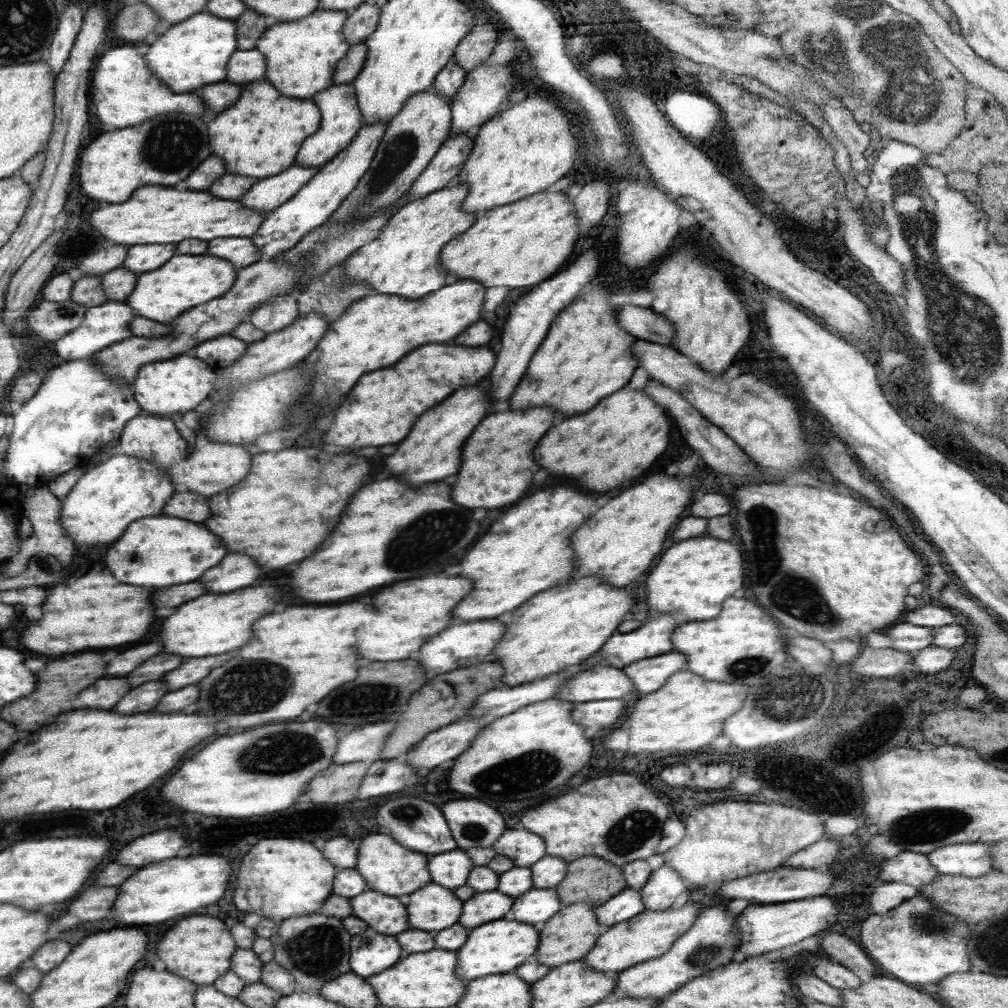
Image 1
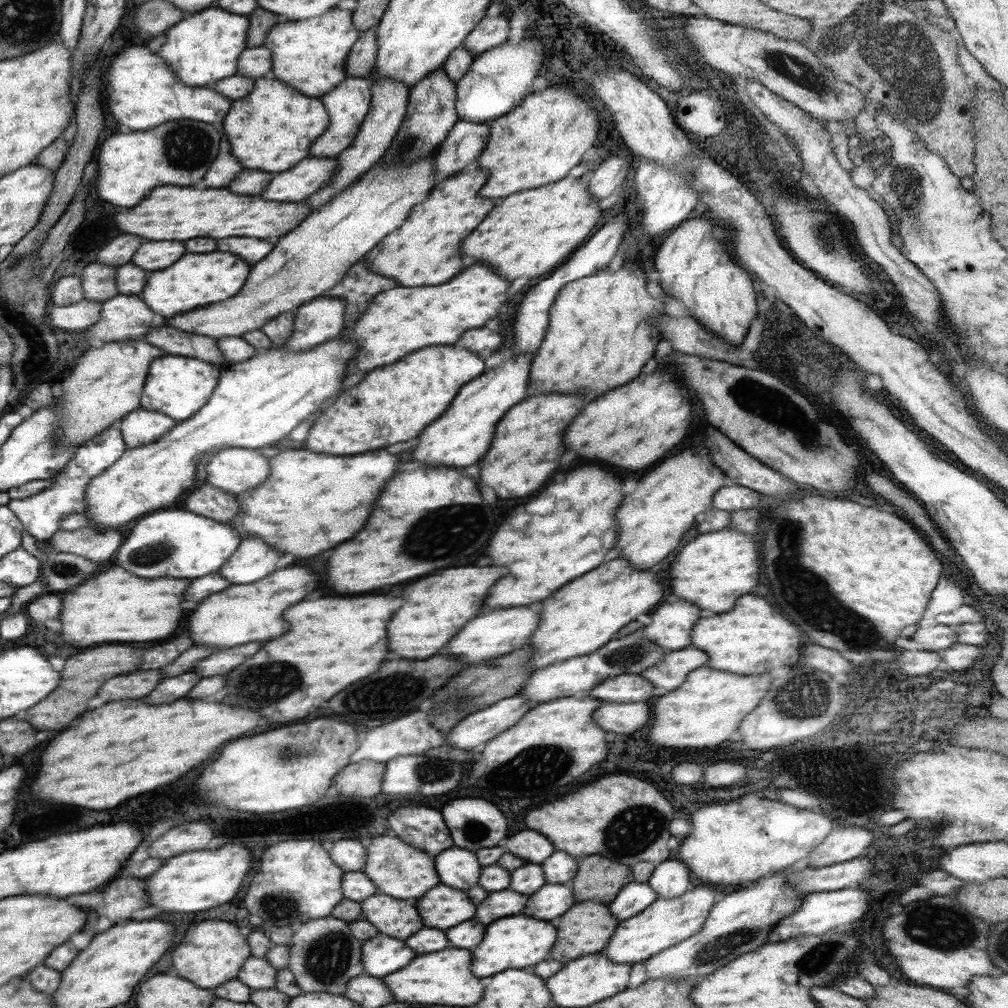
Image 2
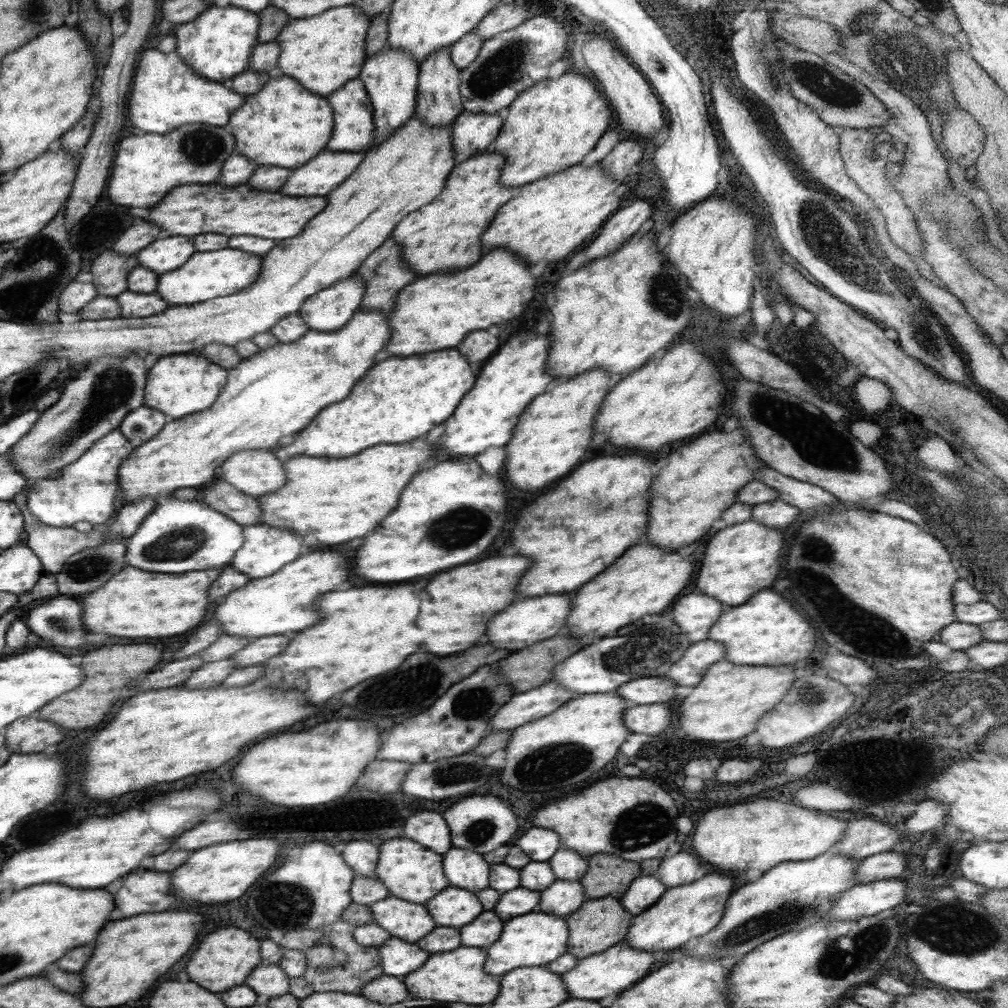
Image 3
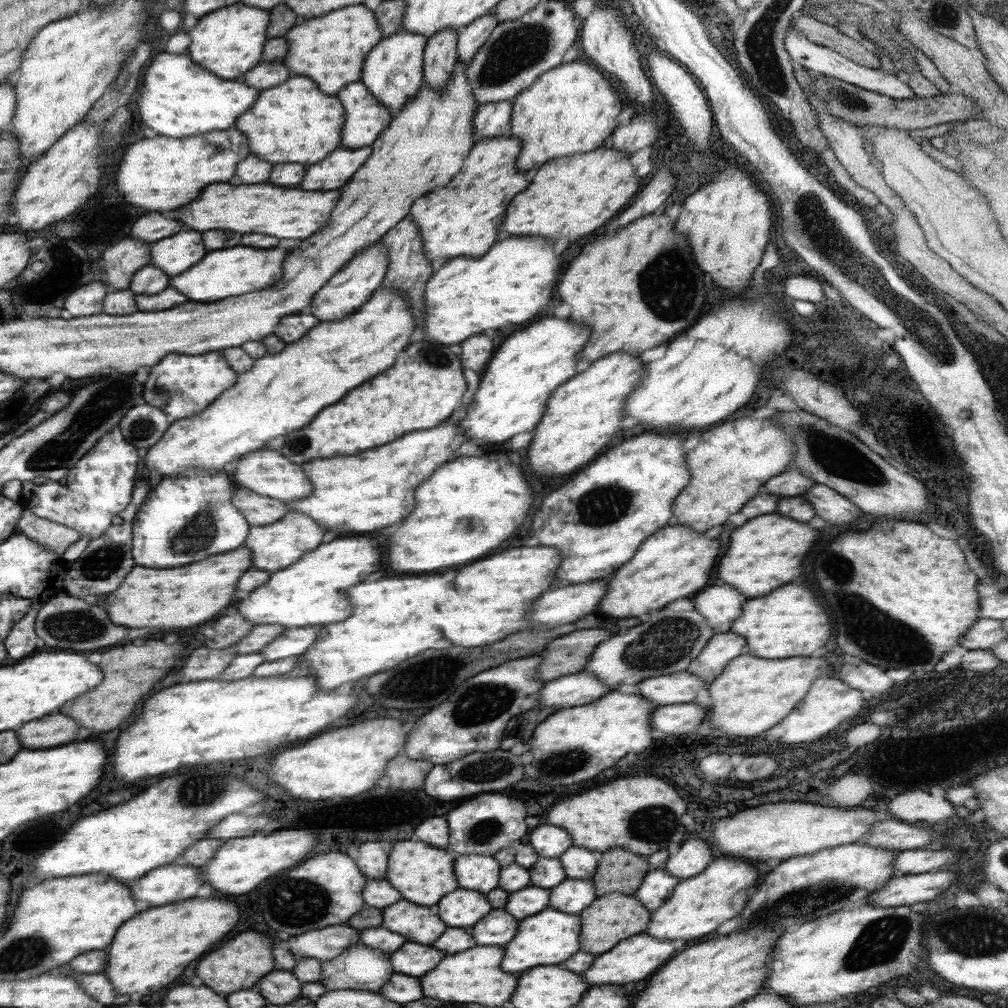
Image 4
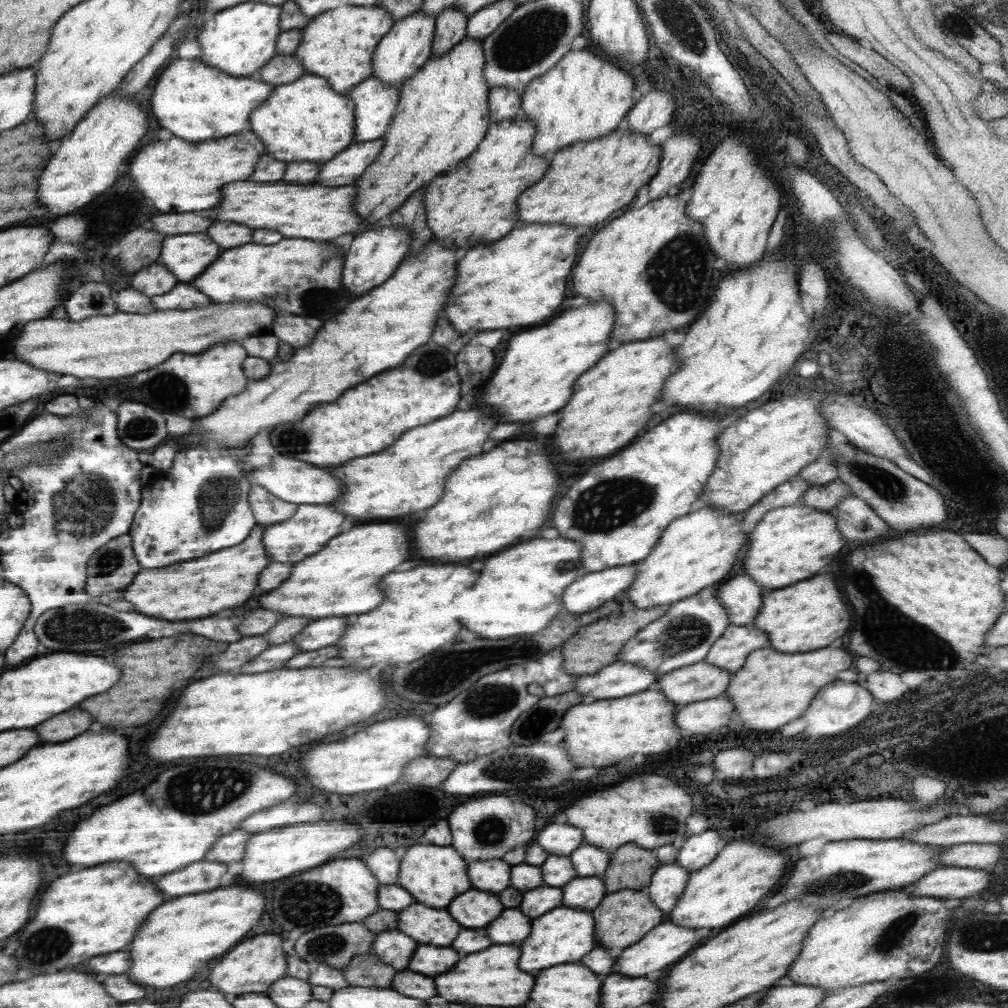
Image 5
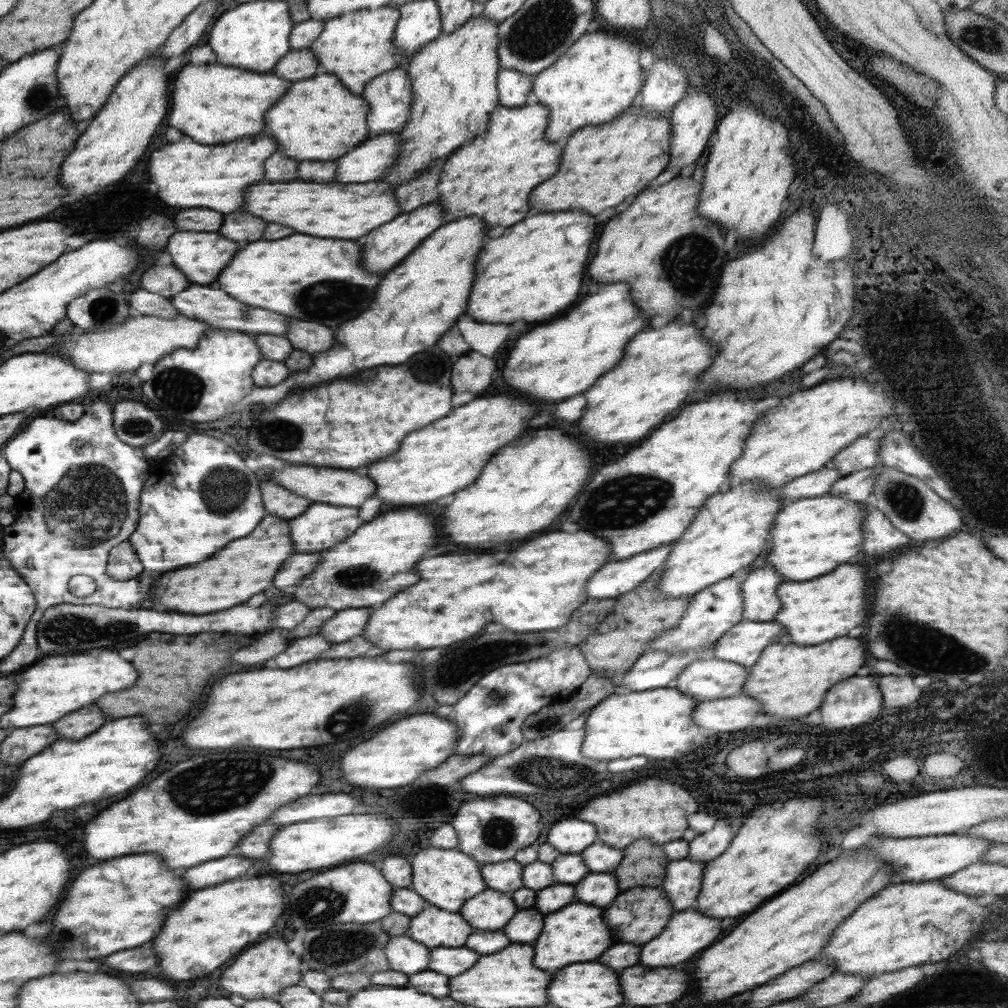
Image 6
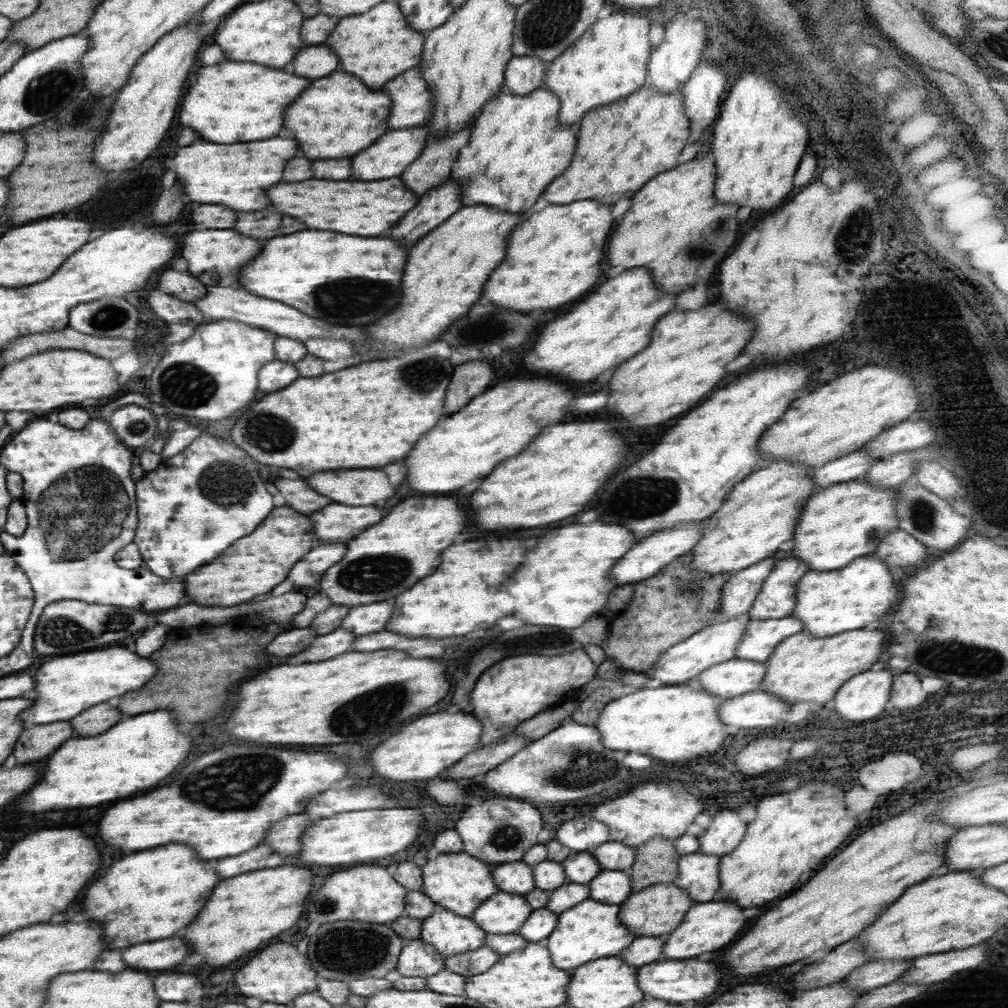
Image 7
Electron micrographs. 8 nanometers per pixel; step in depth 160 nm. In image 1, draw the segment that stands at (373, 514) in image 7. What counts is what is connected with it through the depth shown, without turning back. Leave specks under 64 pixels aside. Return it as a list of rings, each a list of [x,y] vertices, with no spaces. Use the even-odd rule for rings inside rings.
[[[234,552],[226,556],[226,560],[218,564],[218,568],[210,568],[210,572],[206,572],[204,584],[208,586],[210,592],[224,594],[252,586],[260,574],[262,568],[250,556],[242,552]]]

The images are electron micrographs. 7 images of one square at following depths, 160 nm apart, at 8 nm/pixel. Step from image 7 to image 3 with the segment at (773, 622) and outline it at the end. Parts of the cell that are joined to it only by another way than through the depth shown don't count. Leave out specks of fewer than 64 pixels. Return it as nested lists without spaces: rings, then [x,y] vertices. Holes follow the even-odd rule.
[[[704,639],[692,643],[683,656],[663,676],[680,686],[696,686],[710,666],[726,658],[726,647],[715,640]]]

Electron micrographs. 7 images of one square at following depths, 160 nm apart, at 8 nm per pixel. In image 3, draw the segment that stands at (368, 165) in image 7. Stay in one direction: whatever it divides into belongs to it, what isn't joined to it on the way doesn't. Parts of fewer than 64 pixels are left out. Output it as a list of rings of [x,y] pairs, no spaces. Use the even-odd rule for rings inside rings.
[[[324,150],[306,166],[296,168],[282,188],[288,196],[326,196],[340,186],[364,160],[364,152]]]

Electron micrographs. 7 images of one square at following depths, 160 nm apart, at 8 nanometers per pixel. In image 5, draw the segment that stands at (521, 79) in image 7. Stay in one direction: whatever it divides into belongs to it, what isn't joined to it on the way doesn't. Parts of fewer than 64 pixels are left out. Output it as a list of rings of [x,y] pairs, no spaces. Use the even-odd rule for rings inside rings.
[[[505,86],[492,87],[488,95],[491,122],[522,118],[525,112],[521,103],[521,92]]]

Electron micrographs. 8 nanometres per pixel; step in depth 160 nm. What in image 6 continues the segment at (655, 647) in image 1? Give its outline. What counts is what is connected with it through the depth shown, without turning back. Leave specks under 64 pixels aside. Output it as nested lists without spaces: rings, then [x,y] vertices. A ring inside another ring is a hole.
[[[758,563],[751,567],[748,577],[741,584],[745,602],[743,618],[758,622],[774,621],[781,608],[777,586],[783,581],[773,566]]]

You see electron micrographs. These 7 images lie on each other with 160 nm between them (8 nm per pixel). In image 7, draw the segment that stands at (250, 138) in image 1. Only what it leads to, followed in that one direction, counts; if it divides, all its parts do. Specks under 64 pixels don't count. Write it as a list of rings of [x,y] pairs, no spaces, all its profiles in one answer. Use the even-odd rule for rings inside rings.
[[[334,72],[314,80],[290,108],[290,130],[296,140],[302,140],[306,158],[348,158],[372,146],[388,130],[390,96],[366,88],[356,76]]]

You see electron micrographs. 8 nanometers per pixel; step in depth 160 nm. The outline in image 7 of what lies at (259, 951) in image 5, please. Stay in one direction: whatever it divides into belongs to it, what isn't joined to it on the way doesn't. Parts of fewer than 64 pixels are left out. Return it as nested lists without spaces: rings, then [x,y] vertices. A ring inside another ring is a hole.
[[[280,942],[262,950],[242,970],[238,970],[236,986],[244,996],[260,998],[263,1003],[288,1005],[296,1000],[296,996],[317,990],[317,972],[311,967],[310,960],[304,954],[300,954],[292,944]]]

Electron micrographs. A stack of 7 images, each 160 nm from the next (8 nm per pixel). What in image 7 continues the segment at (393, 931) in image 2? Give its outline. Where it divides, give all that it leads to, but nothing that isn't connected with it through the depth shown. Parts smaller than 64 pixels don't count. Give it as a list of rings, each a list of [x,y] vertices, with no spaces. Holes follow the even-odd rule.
[[[440,908],[422,920],[421,939],[431,944],[440,954],[452,956],[466,950],[476,950],[485,945],[487,932],[482,930],[471,917],[458,916],[451,910]]]

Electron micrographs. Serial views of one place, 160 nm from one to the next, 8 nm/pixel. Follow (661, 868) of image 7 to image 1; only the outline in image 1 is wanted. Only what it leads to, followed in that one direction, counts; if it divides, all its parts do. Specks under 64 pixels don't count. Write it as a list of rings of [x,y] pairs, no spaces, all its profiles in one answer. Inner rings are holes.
[[[584,856],[566,868],[566,878],[556,886],[564,905],[587,902],[596,908],[627,887],[621,867],[599,856]]]

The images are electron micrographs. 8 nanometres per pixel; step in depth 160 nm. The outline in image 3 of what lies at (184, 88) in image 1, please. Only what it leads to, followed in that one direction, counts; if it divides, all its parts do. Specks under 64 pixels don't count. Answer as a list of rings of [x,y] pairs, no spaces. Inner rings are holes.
[[[214,4],[204,9],[194,20],[179,24],[169,29],[176,37],[176,52],[183,58],[187,64],[194,64],[194,68],[198,68],[198,72],[202,72],[202,76],[210,76],[210,80],[228,80],[236,75],[241,75],[252,56],[254,46],[258,44],[258,14],[248,12],[248,9],[235,7],[230,4],[227,7],[221,8]]]

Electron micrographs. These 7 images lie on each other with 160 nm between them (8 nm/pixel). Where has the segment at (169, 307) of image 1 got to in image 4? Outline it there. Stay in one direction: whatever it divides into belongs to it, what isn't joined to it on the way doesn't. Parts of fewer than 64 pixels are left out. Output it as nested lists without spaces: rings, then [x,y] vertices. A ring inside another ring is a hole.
[[[234,246],[234,248],[224,248],[224,250],[214,250],[198,268],[190,268],[190,272],[182,272],[182,276],[174,276],[170,280],[170,286],[182,288],[186,296],[198,302],[216,302],[224,300],[230,296],[240,296],[248,292],[258,292],[270,286],[277,286],[282,278],[282,262],[286,258],[288,250],[286,248],[272,248],[272,250],[262,250],[262,248],[250,248],[250,246]]]

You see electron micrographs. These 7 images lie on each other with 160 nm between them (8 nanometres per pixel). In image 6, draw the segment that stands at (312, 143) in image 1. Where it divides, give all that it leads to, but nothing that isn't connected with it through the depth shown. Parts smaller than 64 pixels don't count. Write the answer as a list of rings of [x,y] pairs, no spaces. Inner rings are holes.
[[[407,67],[380,74],[370,86],[366,86],[364,98],[370,102],[370,136],[400,132],[409,121],[413,104],[412,81]]]

